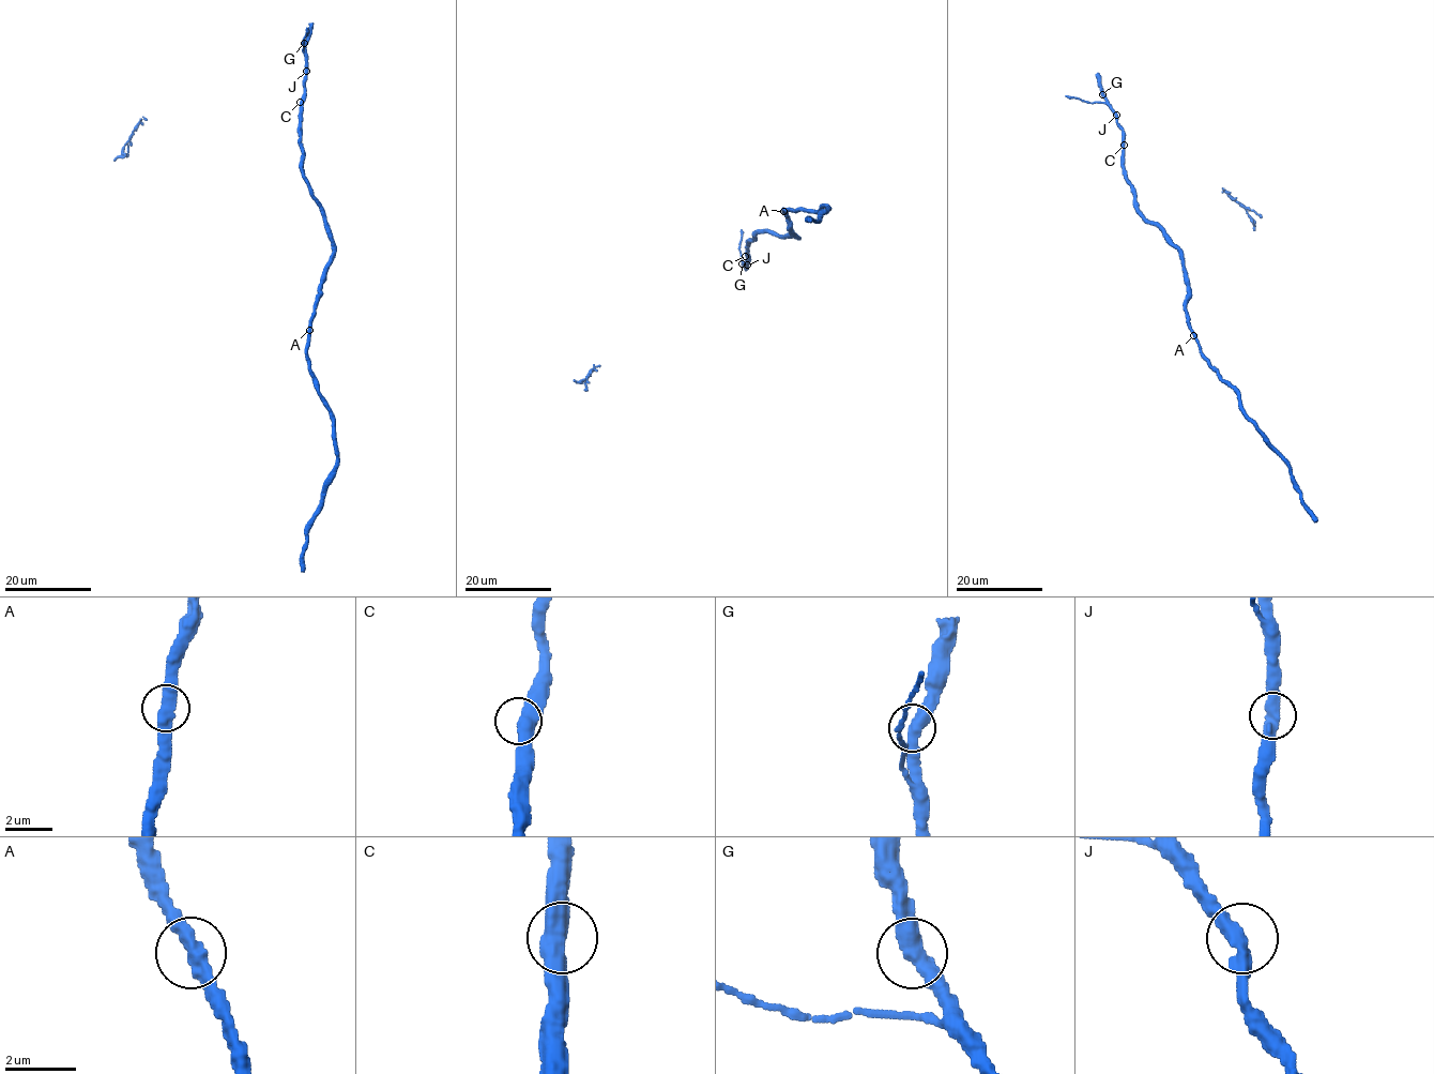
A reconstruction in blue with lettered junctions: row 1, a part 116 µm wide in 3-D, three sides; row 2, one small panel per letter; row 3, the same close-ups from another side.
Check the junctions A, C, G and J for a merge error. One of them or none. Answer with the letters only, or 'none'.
none

